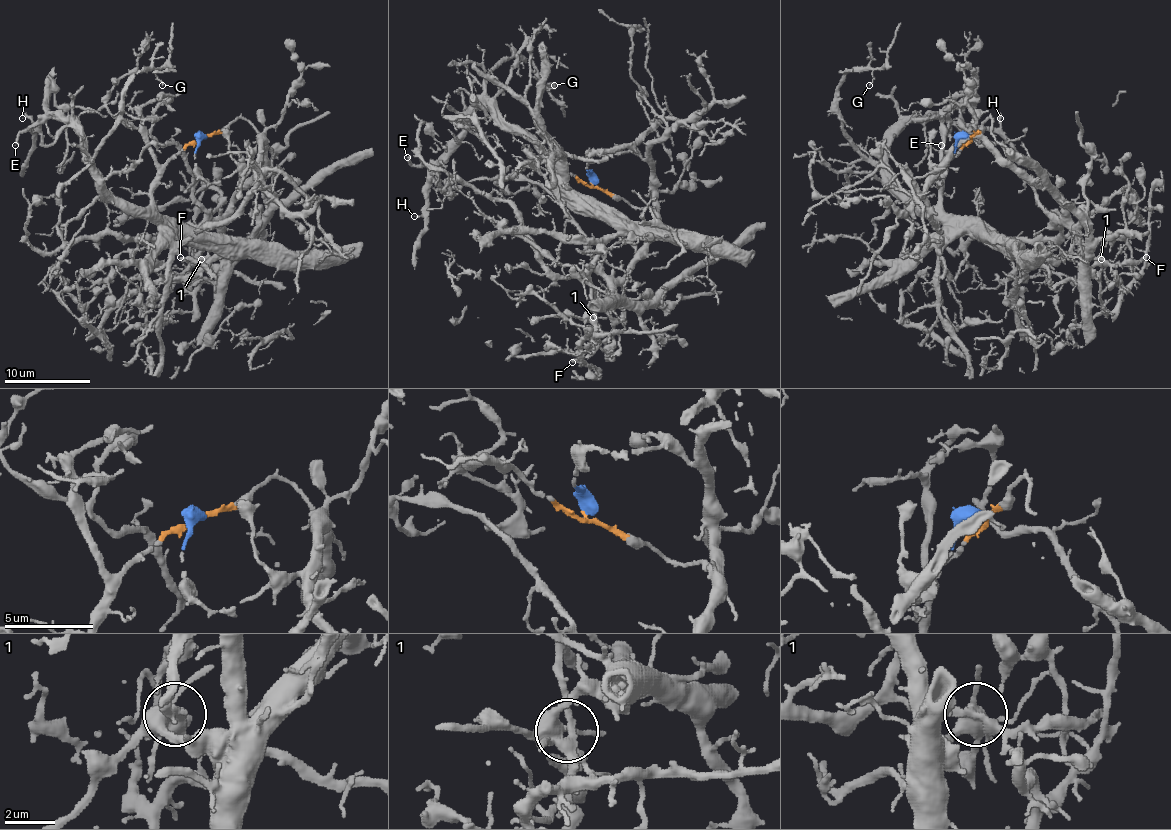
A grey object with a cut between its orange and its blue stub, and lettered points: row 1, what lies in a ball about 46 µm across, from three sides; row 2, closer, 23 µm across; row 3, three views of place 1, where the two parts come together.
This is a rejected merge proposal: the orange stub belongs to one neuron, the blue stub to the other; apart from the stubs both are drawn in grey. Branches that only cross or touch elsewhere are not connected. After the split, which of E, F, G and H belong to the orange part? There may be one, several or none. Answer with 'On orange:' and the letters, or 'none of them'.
On orange: E, F, G, H

